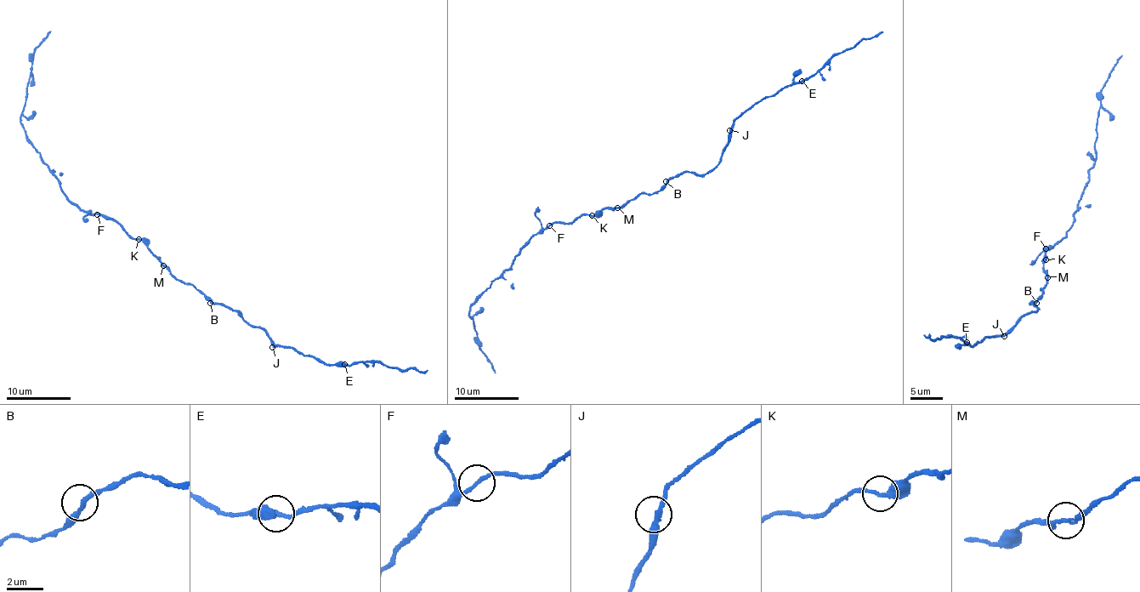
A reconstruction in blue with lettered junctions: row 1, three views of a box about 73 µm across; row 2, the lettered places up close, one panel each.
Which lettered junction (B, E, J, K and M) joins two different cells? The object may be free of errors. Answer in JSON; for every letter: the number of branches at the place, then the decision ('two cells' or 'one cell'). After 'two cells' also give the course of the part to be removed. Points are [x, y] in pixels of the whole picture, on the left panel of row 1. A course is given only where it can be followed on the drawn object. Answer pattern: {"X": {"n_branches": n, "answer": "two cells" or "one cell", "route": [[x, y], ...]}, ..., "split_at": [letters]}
{"B": {"n_branches": 2, "answer": "one cell"}, "E": {"n_branches": 2, "answer": "one cell"}, "J": {"n_branches": 2, "answer": "one cell"}, "K": {"n_branches": 2, "answer": "one cell"}, "M": {"n_branches": 2, "answer": "one cell"}, "split_at": []}

